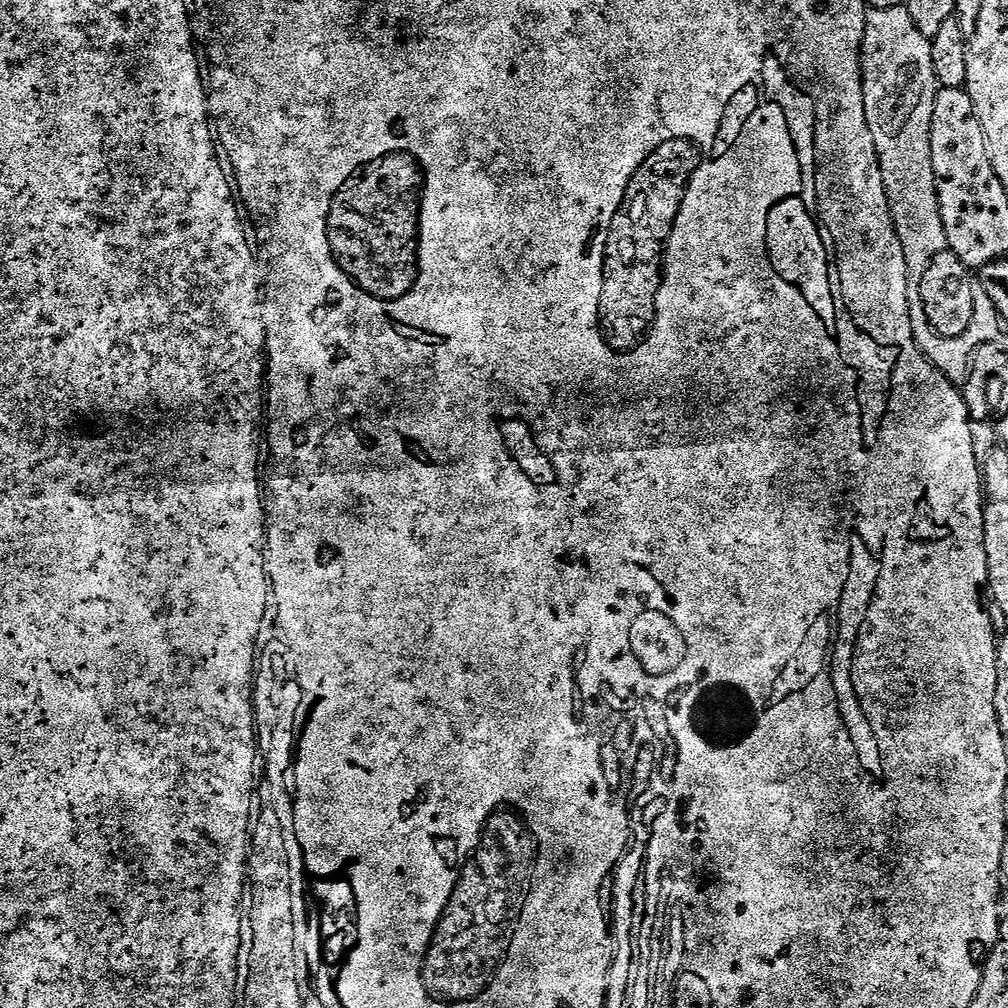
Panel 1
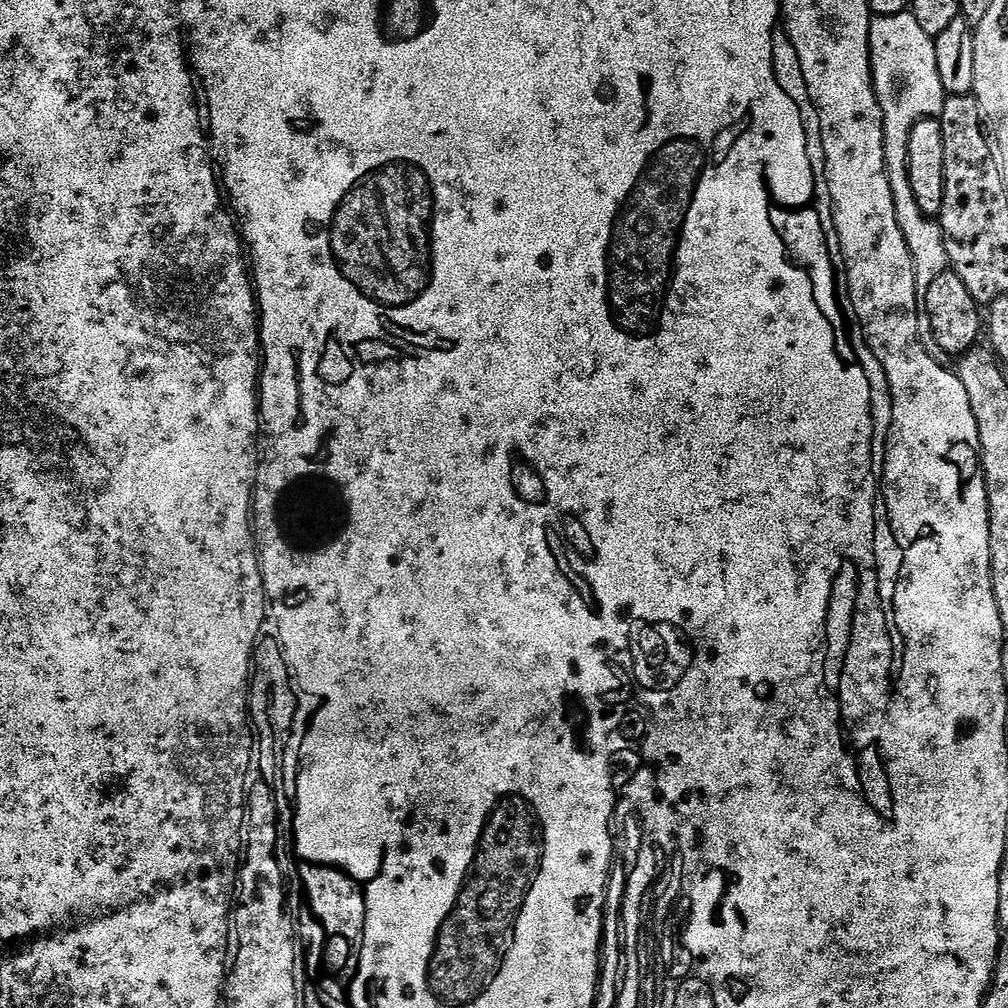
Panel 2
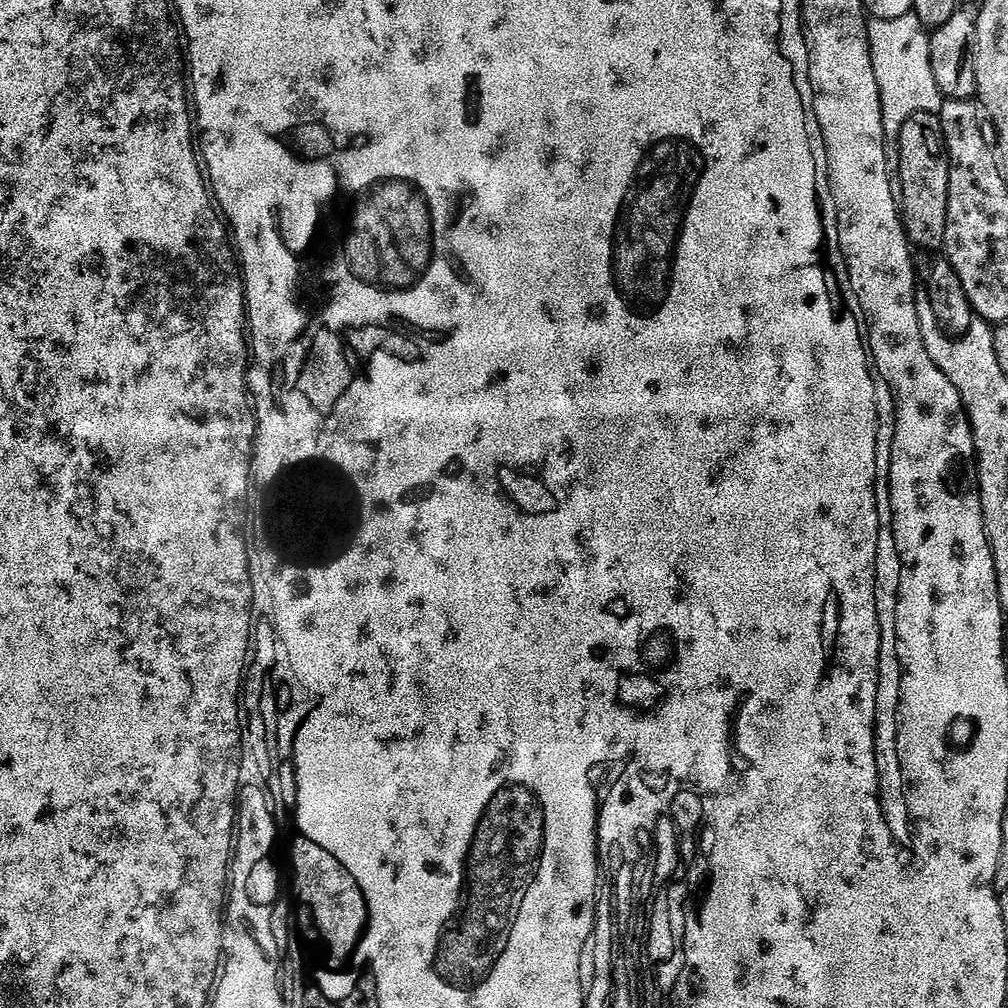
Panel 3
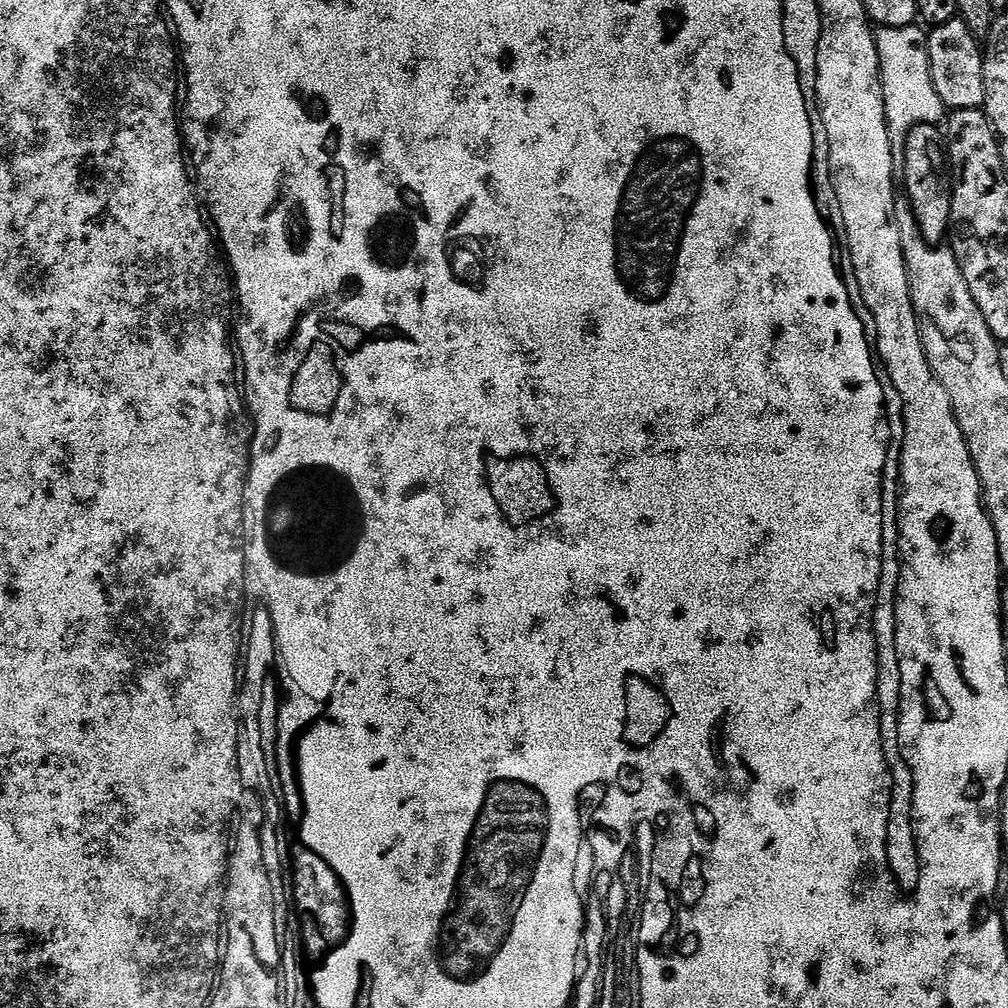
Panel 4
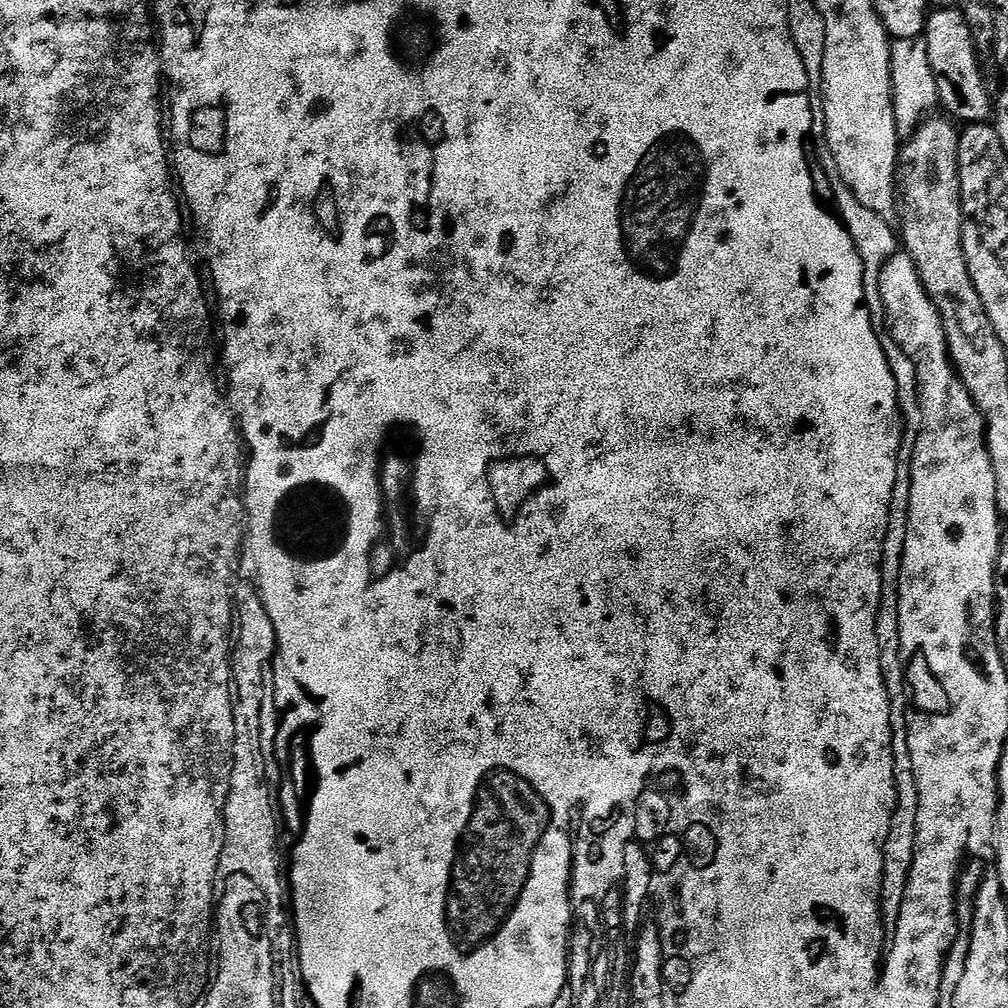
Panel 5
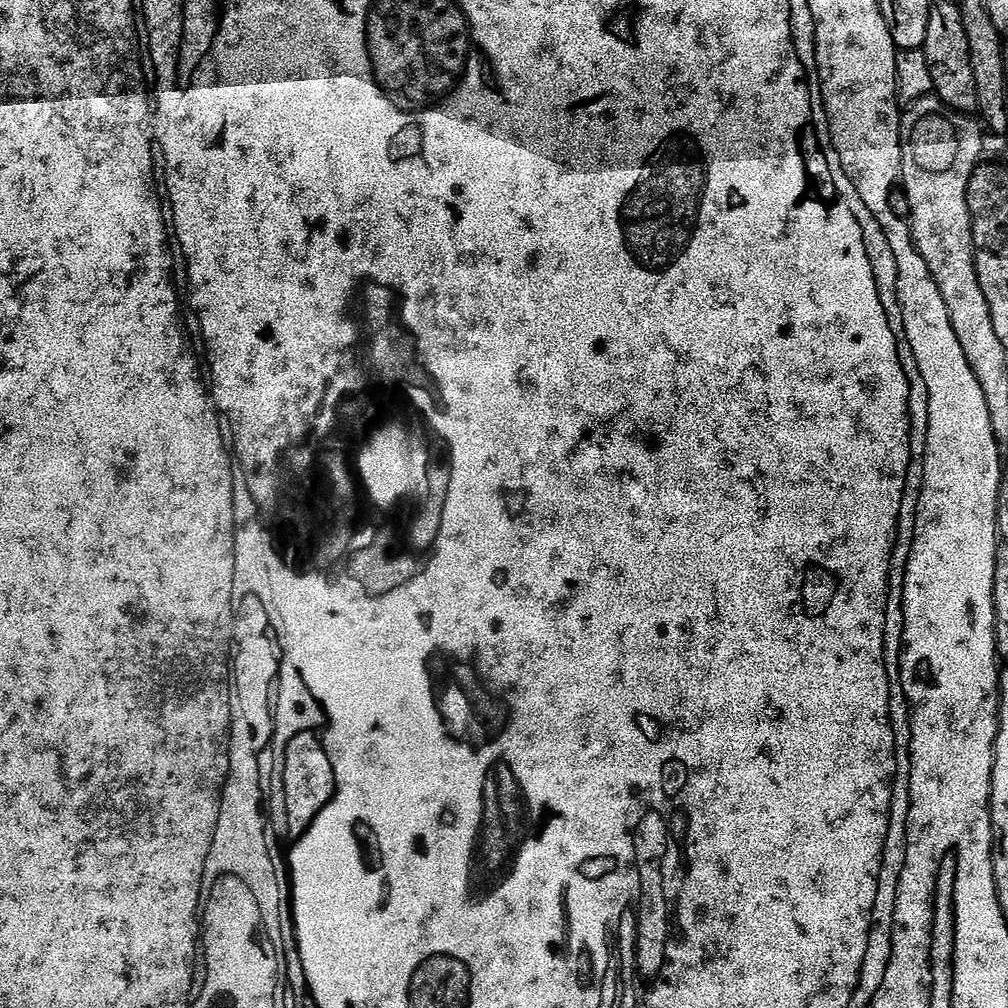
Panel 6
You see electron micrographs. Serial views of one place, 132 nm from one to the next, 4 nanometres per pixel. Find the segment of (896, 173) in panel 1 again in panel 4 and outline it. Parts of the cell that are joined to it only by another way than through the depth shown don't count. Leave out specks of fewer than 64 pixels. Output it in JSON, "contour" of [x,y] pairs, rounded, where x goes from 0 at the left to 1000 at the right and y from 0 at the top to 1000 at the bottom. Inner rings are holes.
{"contour":[[[900,24],[894,28],[870,27],[868,34],[869,49],[873,59],[873,80],[882,124],[932,124],[938,118],[938,108],[935,97],[931,97],[931,89],[927,89],[923,73],[921,32],[909,24]]]}

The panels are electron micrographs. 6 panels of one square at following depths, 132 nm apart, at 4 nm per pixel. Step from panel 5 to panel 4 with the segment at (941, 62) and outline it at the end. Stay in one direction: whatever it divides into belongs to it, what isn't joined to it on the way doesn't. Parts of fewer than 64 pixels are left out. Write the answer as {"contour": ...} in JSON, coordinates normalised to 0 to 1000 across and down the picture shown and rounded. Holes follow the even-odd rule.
{"contour":[[[945,18],[938,24],[928,25],[921,32],[921,57],[923,73],[931,97],[935,97],[938,108],[962,109],[975,108],[978,97],[976,80],[976,53],[973,41],[959,28],[955,20]]]}

